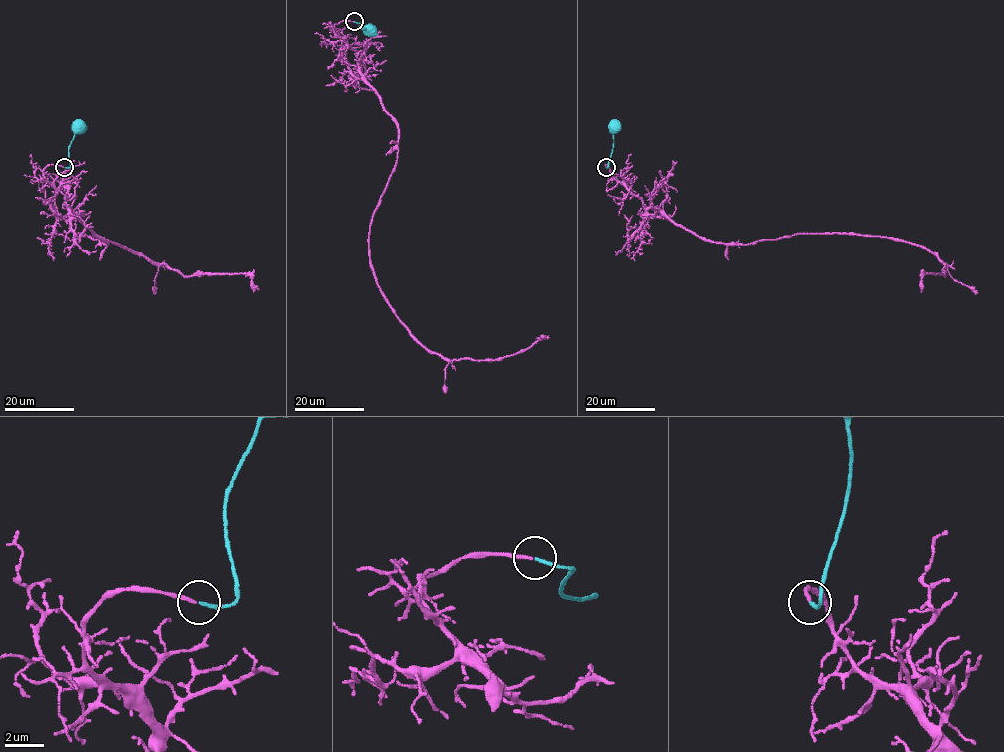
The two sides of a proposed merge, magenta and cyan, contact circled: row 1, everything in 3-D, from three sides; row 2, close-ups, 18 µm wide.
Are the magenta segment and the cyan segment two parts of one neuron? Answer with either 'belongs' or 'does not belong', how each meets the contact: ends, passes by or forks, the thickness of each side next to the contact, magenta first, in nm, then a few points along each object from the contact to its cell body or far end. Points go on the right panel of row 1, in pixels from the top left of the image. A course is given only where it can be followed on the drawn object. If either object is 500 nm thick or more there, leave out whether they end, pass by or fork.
belongs; magenta ends; cyan ends; calibres 180 and 170 nm; course magenta (606, 167), (649, 216), (713, 243), (848, 233), (923, 246), (945, 276), (926, 273), (921, 292); course cyan (606, 167), (613, 145), (613, 128)

